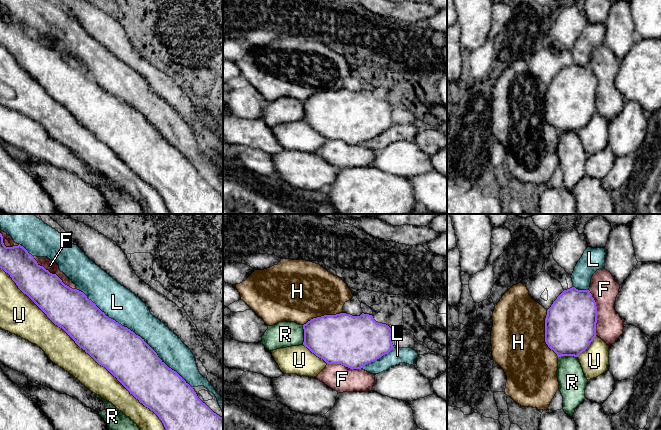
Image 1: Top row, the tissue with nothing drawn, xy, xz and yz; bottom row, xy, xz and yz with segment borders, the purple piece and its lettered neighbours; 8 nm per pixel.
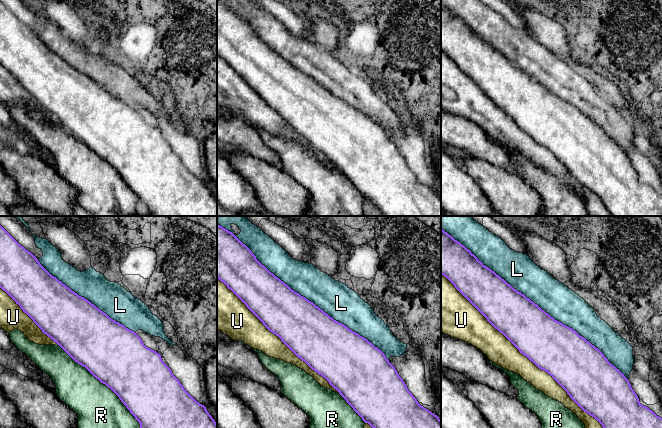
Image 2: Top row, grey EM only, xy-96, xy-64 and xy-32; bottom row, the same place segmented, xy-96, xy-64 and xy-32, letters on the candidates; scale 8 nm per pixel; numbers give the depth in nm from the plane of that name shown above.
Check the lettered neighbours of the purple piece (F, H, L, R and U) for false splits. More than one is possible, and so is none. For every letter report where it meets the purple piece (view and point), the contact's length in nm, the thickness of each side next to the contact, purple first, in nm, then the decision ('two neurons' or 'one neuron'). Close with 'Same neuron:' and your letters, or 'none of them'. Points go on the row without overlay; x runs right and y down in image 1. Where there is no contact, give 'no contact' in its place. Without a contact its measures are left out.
F: xy (54, 50) | 440 nm | 300/90 nm | two neurons
H: yz (545, 109) | 380 nm | 420/440 nm | two neurons
L: xy (134, 109) | 1200 nm | 380/260 nm | two neurons
R: xz (304, 111) | 160 nm | 380/200 nm | two neurons
U: xy (88, 129) | 1950 nm | 360/240 nm | one neuron
Same neuron: U

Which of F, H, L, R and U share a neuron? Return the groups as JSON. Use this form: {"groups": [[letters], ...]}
{"groups": [["F"], ["H", "R"], ["L"], ["U"]]}

